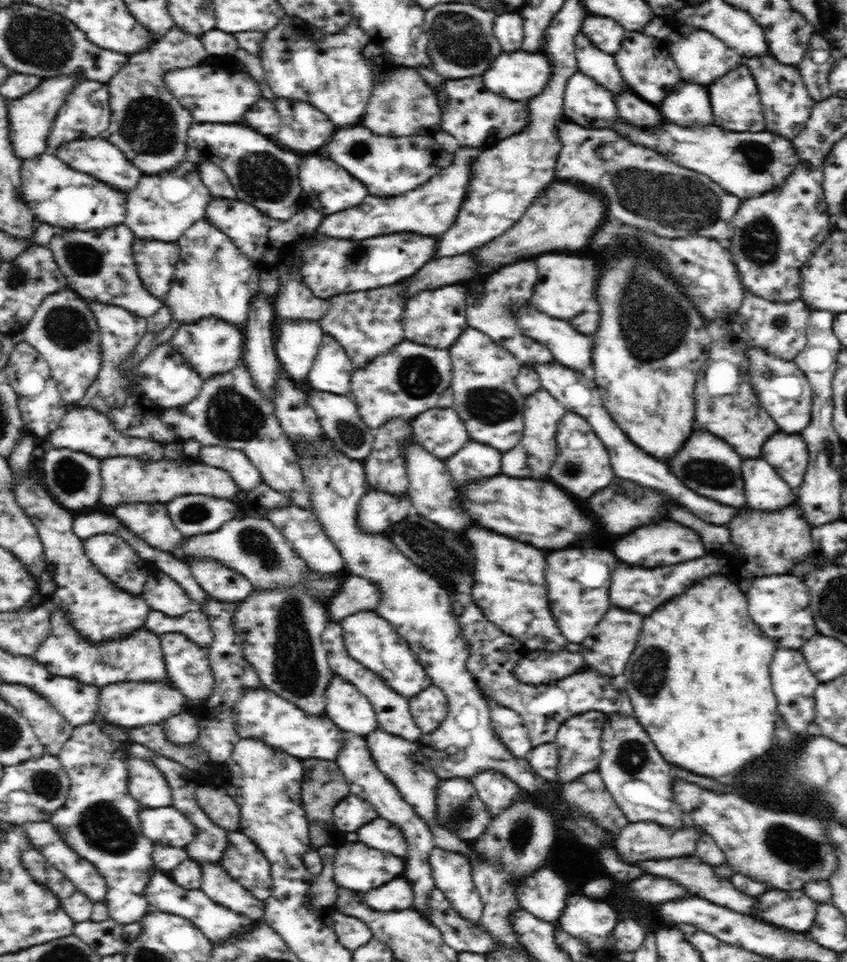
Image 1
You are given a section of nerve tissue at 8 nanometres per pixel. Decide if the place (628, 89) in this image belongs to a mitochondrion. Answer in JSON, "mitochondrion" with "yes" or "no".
{"mitochondrion":"no"}

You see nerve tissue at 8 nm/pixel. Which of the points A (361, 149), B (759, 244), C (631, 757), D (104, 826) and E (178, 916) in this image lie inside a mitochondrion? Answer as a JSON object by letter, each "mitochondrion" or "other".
{"A":"mitochondrion","B":"mitochondrion","C":"mitochondrion","D":"mitochondrion","E":"other"}

